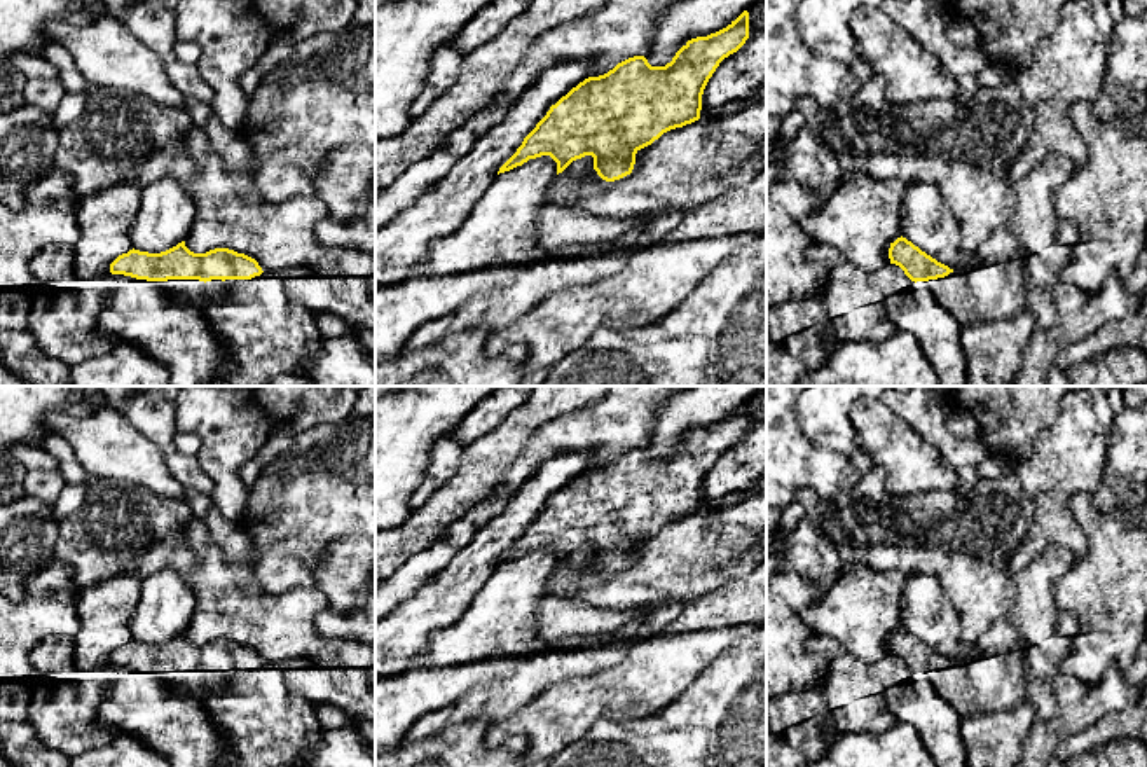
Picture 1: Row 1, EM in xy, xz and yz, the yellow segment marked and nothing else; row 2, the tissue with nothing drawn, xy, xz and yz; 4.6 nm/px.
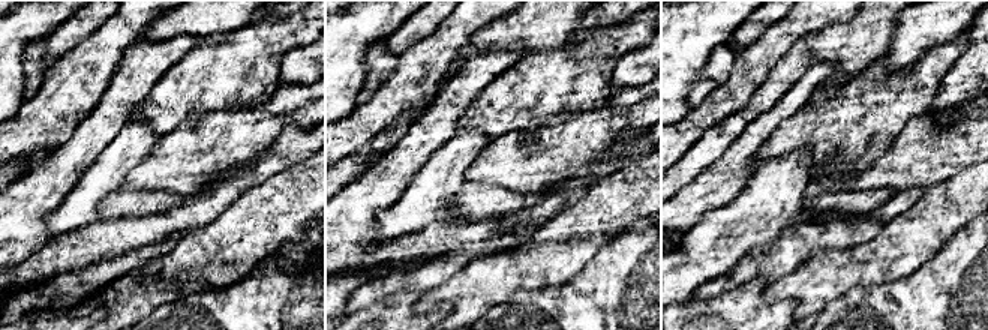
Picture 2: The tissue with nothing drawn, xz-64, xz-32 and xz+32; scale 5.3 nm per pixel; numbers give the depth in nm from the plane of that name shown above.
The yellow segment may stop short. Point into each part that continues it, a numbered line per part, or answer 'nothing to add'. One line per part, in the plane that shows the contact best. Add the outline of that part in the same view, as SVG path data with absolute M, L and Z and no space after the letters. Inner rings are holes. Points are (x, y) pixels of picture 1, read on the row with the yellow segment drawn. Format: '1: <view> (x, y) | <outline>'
1: xy (189, 290) | M168 280L168 281L152 281L152 283L173 299L190 304L203 304L204 281Z

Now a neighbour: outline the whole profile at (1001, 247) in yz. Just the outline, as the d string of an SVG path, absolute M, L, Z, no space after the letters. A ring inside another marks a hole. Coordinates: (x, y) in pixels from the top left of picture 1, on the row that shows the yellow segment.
M1000 225L976 252L986 264L992 264L1021 259L1023 246L1007 225Z

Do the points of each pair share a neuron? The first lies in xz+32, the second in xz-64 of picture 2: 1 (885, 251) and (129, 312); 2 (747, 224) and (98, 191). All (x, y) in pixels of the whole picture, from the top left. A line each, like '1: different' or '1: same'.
1: same
2: same

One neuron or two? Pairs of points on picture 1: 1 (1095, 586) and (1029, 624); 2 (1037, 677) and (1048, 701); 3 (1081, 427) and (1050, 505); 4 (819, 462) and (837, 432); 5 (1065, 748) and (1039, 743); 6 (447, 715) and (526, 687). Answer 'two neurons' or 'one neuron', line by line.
1: two neurons
2: one neuron
3: one neuron
4: two neurons
5: two neurons
6: one neuron

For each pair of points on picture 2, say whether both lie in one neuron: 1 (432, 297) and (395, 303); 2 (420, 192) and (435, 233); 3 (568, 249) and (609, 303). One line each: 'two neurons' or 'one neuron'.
1: two neurons
2: two neurons
3: two neurons

